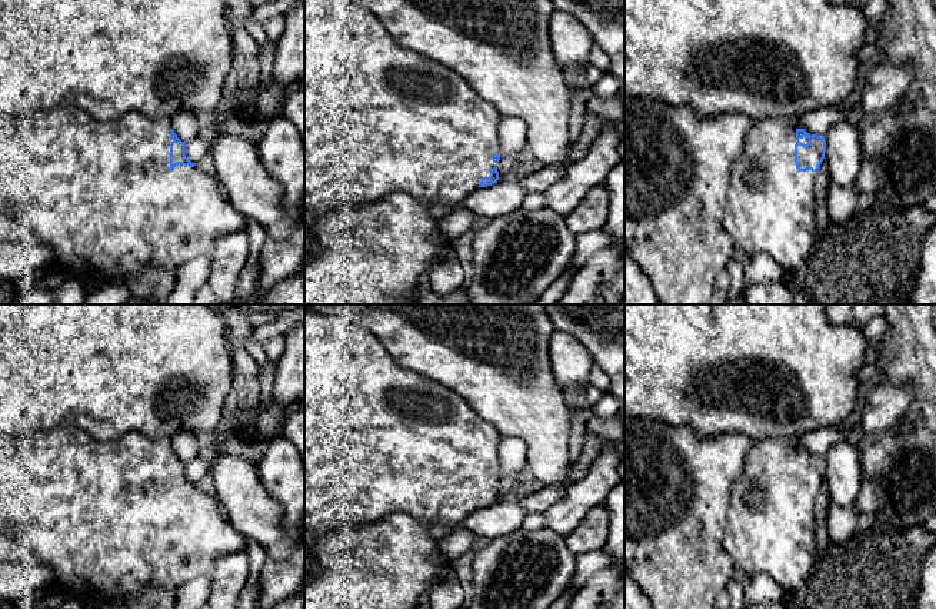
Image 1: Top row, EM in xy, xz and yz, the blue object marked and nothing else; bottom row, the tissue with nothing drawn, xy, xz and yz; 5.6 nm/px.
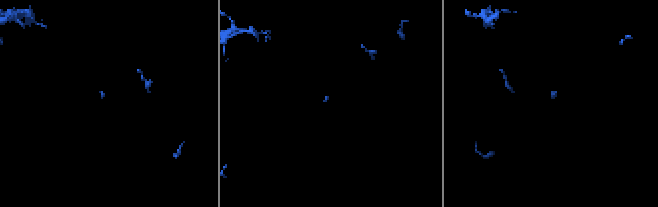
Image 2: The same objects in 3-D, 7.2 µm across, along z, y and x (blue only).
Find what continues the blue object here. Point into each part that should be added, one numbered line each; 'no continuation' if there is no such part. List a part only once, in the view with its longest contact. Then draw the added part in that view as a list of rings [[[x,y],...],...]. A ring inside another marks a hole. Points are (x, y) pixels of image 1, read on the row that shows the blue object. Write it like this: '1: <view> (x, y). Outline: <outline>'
1: yz (769, 209). Outline: [[[795,117],[752,120],[743,154],[732,164],[725,197],[723,229],[749,257],[767,254],[783,270],[799,269],[816,236],[815,179],[817,172],[799,172],[795,163]]]

